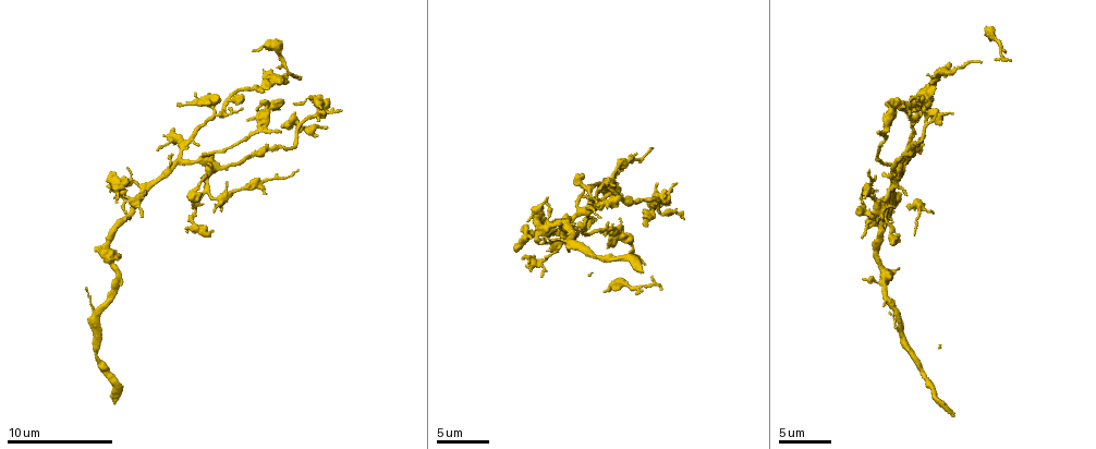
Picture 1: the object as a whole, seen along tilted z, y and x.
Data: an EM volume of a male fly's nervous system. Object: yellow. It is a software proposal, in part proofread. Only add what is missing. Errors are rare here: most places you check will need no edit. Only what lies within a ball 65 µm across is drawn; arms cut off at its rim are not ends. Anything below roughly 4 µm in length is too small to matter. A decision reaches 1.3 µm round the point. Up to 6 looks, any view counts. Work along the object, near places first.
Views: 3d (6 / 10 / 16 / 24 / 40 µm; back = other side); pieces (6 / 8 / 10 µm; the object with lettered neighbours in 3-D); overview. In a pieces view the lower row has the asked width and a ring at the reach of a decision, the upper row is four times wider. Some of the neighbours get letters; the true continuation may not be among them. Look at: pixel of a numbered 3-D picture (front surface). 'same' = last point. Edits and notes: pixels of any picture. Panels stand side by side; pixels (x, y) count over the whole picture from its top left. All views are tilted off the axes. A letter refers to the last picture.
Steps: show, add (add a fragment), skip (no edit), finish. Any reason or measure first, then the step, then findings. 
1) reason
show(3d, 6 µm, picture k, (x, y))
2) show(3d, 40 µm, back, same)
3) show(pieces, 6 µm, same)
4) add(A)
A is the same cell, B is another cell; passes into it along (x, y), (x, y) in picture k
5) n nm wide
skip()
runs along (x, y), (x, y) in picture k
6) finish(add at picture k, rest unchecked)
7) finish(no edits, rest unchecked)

branch stops here
show(pieces, 8 µm, picture 1, (916, 111))

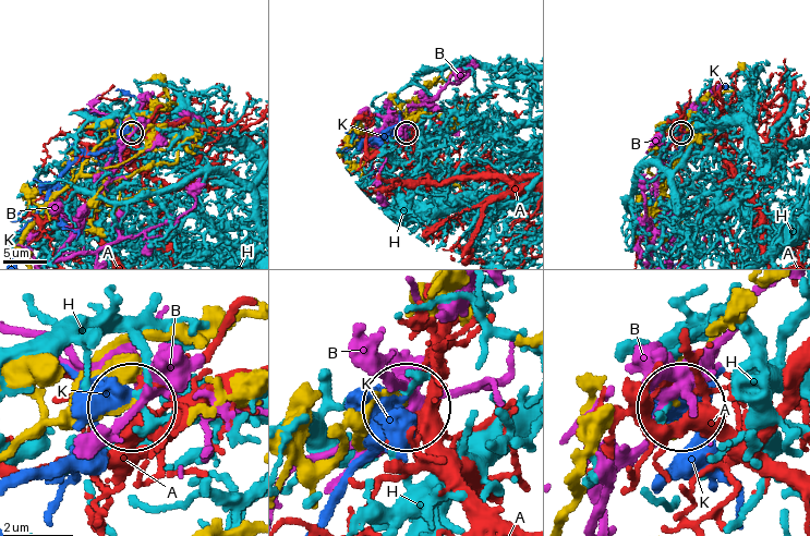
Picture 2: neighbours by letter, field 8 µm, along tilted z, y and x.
skip()
A, B, H and K are other cells; runs along (20, 443), (129, 404) in picture 2; none of them fits

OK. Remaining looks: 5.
branch stops here
show(pieces, 10 µm, picture 1, (644, 222))

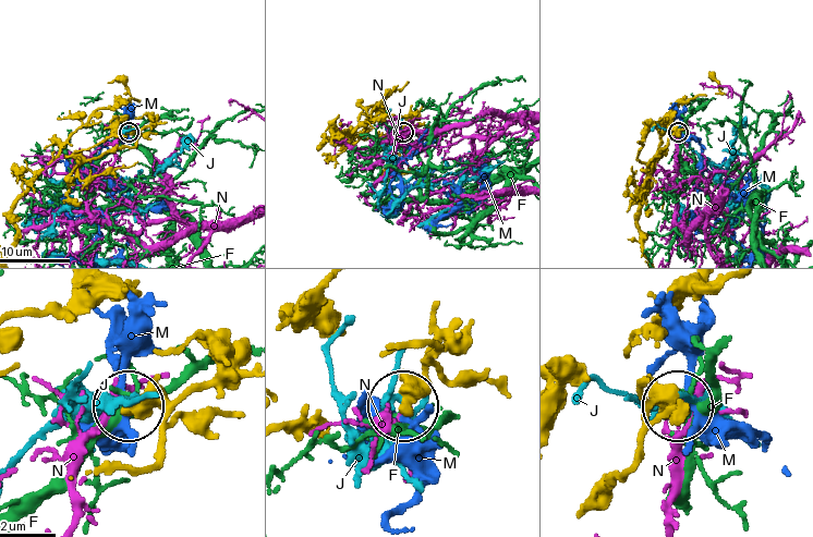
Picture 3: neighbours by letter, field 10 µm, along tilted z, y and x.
skip()
F, J, M and N are other cells; none of them fits

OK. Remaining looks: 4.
tapers out
show(pieces, 10 µm, picture 1, (278, 130))

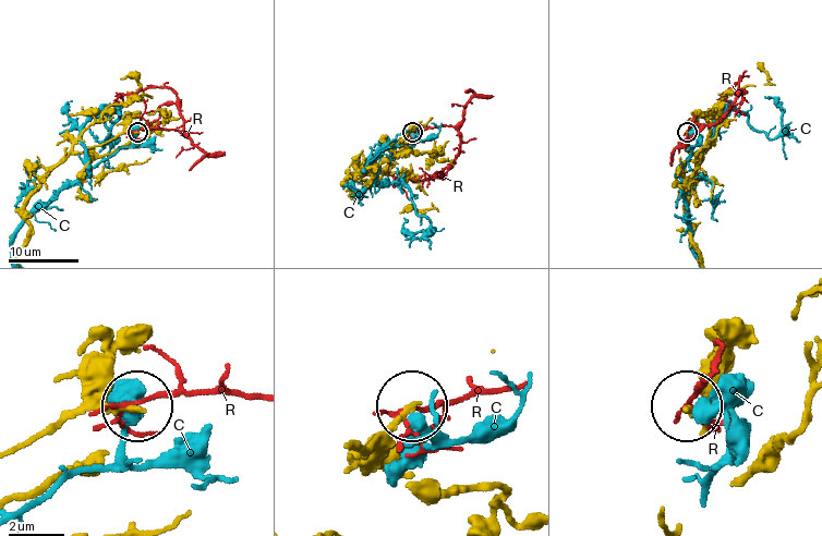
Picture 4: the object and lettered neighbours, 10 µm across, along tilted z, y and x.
200 nm wide
skip()
C and R are other cells; runs along (17, 451), (80, 414), (132, 406) in picture 4; no lettered fragment goes on from it

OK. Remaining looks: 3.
finish(no edits, rest unchecked)

